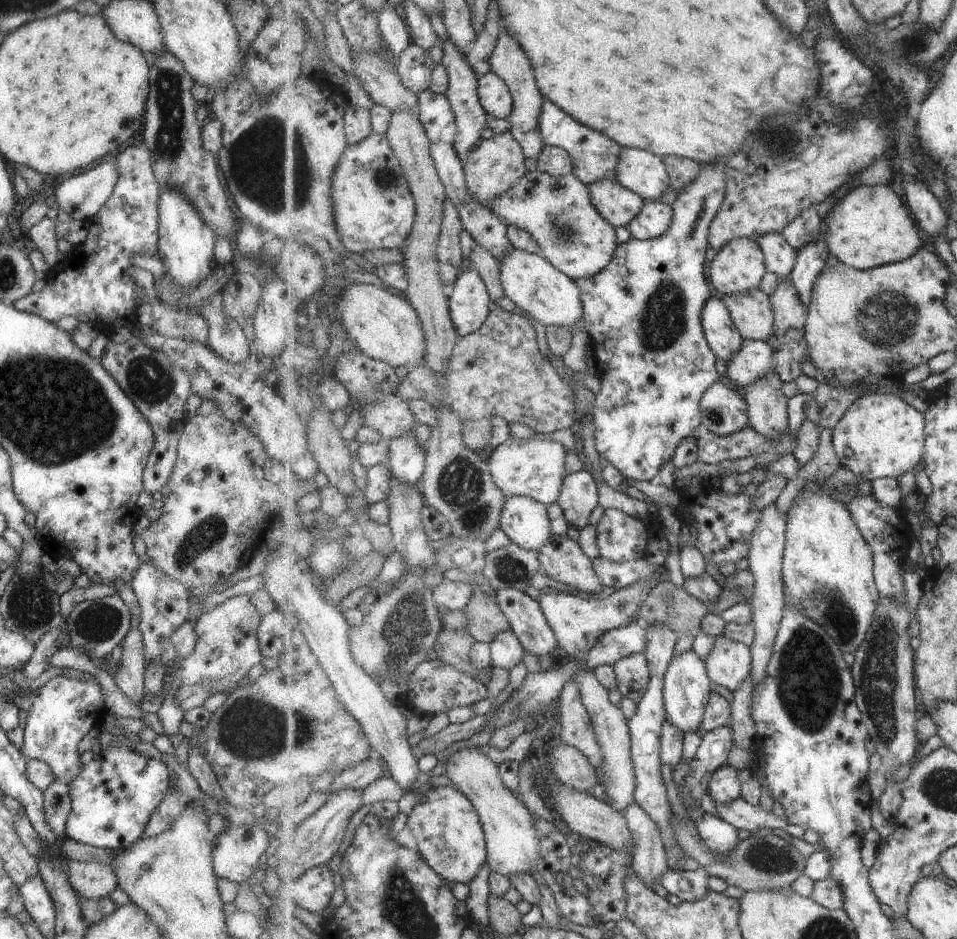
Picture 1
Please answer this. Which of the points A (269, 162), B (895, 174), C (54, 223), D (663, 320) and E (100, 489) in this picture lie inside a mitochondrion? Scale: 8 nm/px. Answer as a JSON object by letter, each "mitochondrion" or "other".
{"A":"mitochondrion","B":"other","C":"other","D":"mitochondrion","E":"other"}

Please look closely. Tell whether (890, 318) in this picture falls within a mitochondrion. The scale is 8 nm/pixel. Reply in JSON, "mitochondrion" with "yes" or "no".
{"mitochondrion":"yes"}

